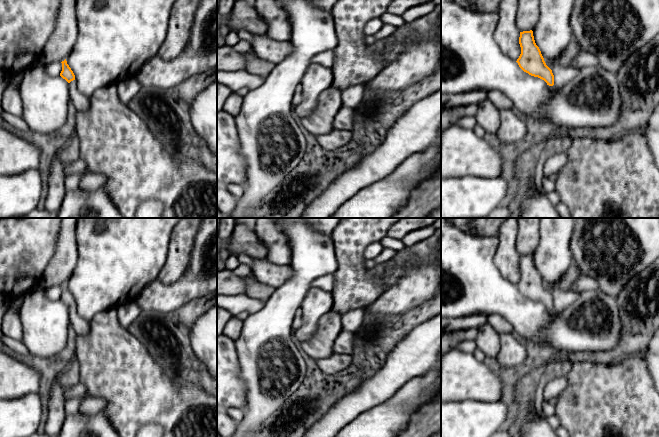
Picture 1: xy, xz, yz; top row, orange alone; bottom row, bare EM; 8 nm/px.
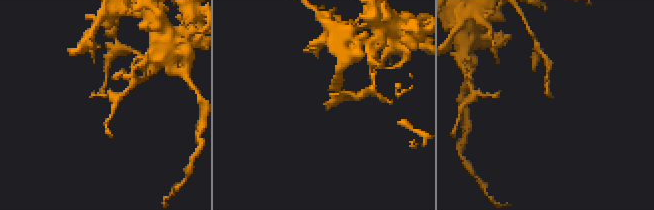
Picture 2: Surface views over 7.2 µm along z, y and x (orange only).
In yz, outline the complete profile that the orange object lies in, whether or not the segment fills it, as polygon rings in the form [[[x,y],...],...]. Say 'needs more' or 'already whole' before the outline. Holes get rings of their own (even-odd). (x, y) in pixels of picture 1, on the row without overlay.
already whole | [[[533,255],[520,256],[521,278],[517,283],[519,291],[531,300],[544,304],[547,309],[554,309],[552,294],[546,289],[539,271],[536,269]]]

